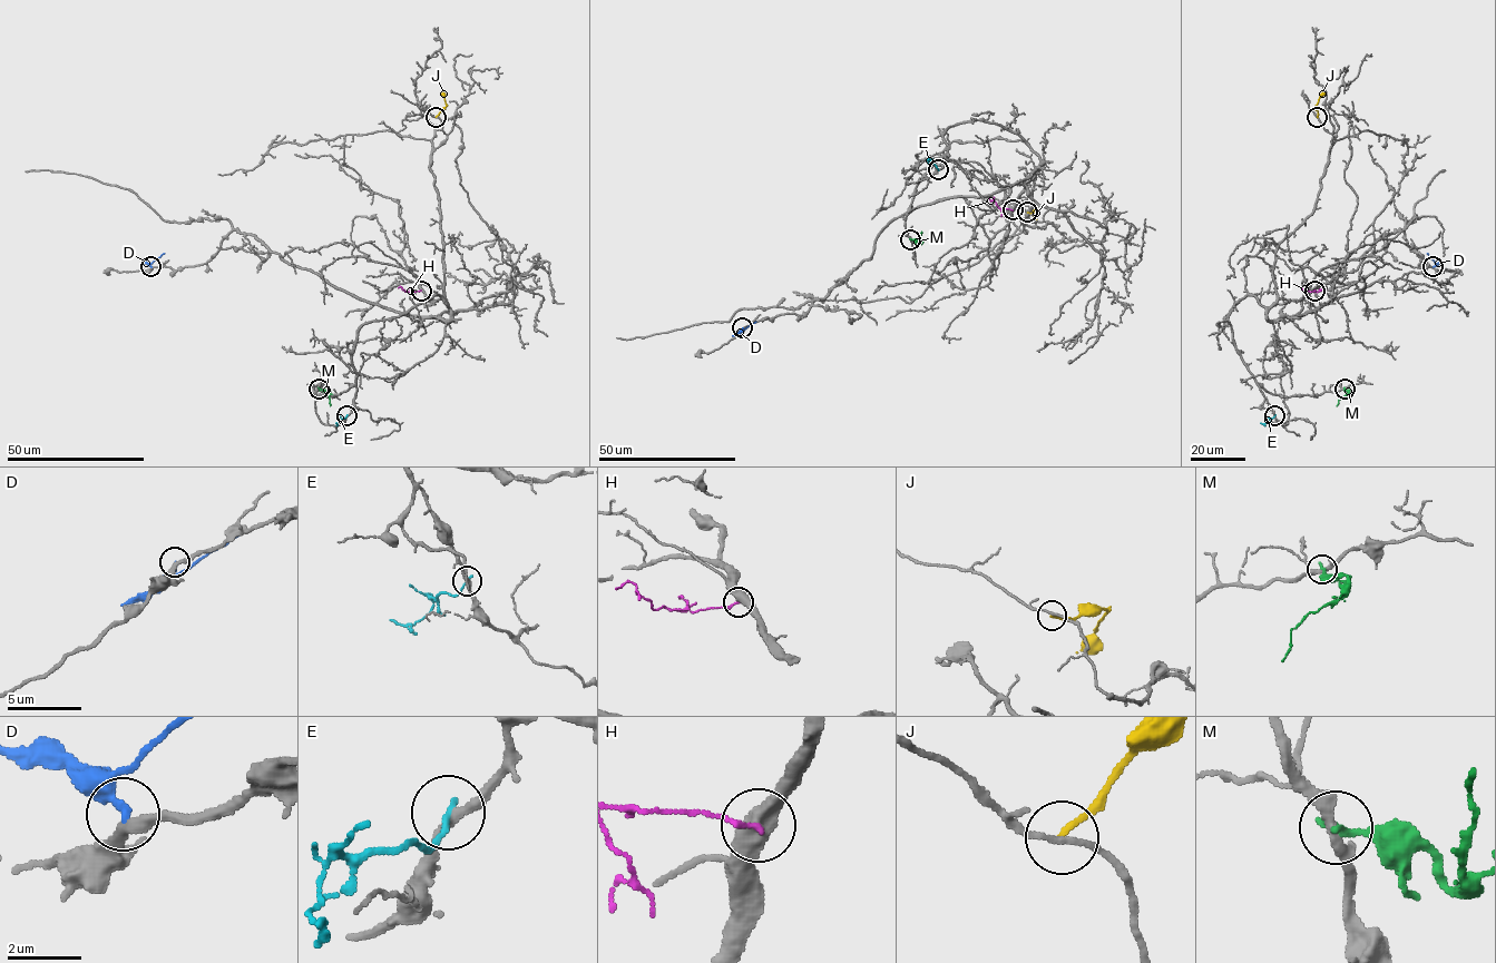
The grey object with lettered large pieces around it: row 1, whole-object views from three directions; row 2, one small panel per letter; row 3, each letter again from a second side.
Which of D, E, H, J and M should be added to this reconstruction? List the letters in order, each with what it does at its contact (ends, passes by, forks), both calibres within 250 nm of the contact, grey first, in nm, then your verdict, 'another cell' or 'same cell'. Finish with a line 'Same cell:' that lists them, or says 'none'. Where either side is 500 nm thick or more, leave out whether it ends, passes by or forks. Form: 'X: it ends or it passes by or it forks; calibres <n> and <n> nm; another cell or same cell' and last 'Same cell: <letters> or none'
D: it ends; calibres 240 and 220 nm; another cell
E: it ends; calibres 260 and 160 nm; another cell
H: it ends; calibres 460 and 150 nm; same cell
J: it ends; calibres 150 and 170 nm; another cell
M: it ends; calibres 320 and 240 nm; another cell
Same cell: H

